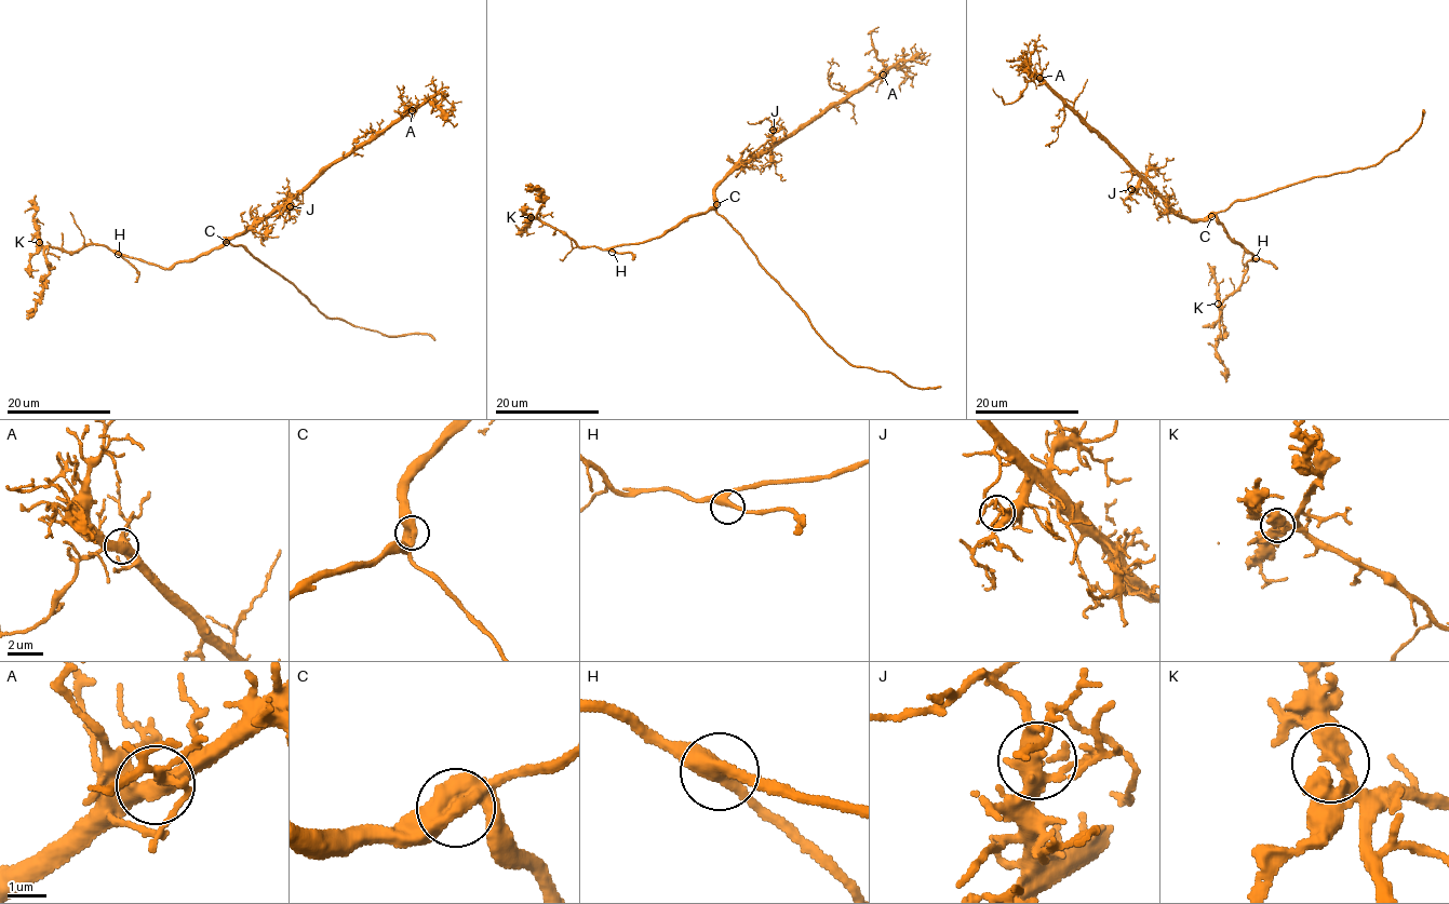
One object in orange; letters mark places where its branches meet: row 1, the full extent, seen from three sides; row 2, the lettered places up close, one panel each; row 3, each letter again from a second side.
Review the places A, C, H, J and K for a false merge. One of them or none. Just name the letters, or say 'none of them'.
none of them

